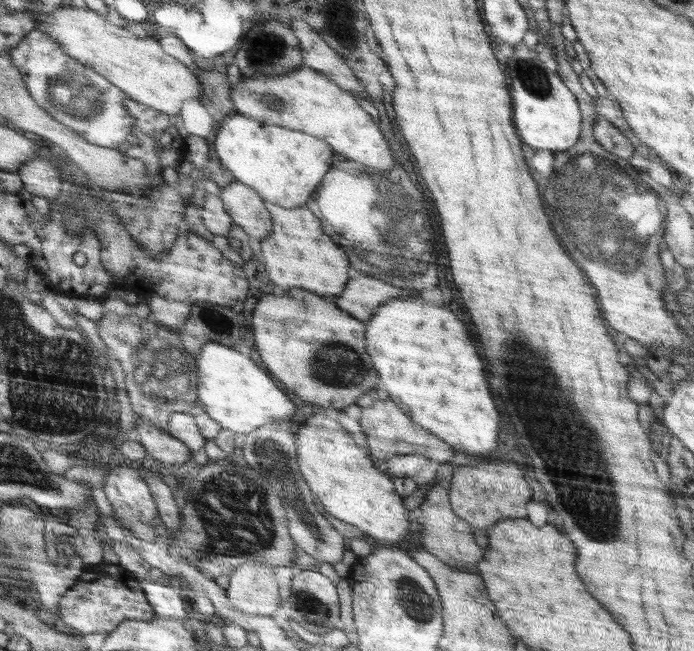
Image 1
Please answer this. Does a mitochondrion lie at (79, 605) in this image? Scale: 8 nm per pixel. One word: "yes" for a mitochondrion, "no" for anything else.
no

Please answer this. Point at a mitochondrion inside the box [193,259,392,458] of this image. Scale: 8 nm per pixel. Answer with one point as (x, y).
(337, 364)

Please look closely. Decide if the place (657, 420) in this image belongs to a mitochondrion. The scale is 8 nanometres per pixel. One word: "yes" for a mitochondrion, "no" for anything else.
no

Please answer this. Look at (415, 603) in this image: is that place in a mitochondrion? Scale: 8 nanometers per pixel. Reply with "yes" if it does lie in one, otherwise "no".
yes

